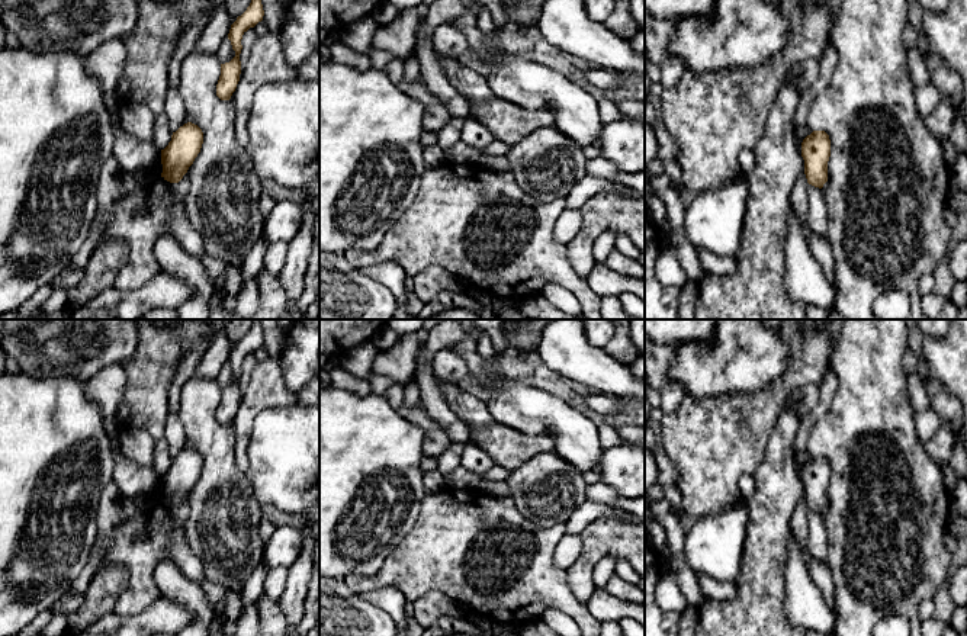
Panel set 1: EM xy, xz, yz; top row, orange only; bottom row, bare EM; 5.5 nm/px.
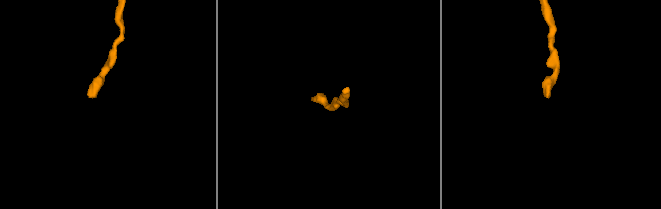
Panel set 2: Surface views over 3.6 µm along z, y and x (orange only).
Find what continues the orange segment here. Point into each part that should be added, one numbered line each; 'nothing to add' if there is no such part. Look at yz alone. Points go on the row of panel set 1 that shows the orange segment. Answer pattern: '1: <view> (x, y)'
nothing to add

